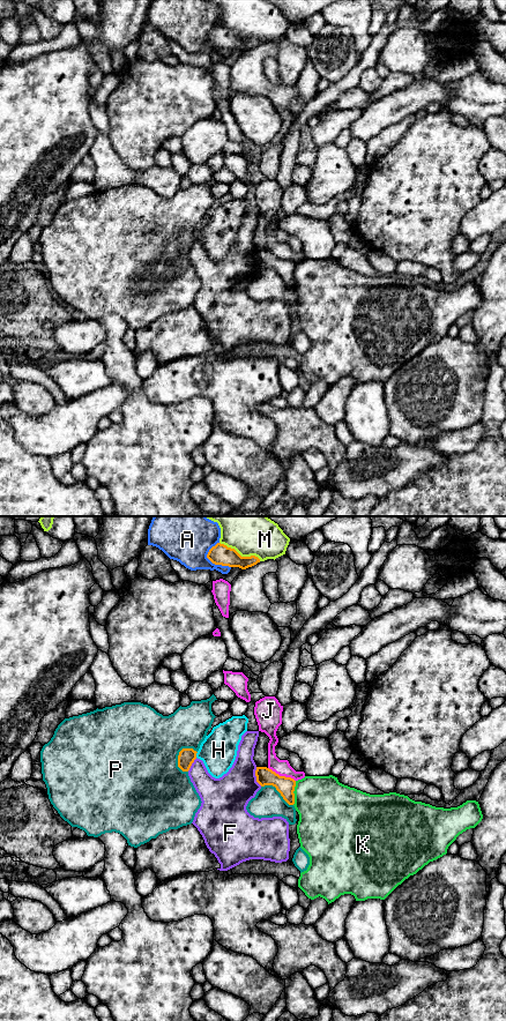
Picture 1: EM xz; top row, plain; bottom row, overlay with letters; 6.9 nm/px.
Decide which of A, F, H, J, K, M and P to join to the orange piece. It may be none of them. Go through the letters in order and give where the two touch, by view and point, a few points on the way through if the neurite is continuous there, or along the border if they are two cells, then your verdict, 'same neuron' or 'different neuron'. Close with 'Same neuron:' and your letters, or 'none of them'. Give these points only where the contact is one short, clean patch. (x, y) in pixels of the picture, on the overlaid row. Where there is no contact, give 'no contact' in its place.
A: meets orange in xz at (211, 561); different neuron
F: meets orange in xz at (255, 775); different neuron
H: meets orange in xz at (195, 754); different neuron
J: meets orange in xz at (282, 776); border along xz (268, 767), (280, 775), (290, 776), (295, 781); different neuron
K: meets orange in xz at (292, 792); border along xz (296, 781), (292, 804); different neuron
M: meets orange in xz at (239, 554); different neuron
P: meets orange in xz at (178, 761); different neuron
Same neuron: none of them

